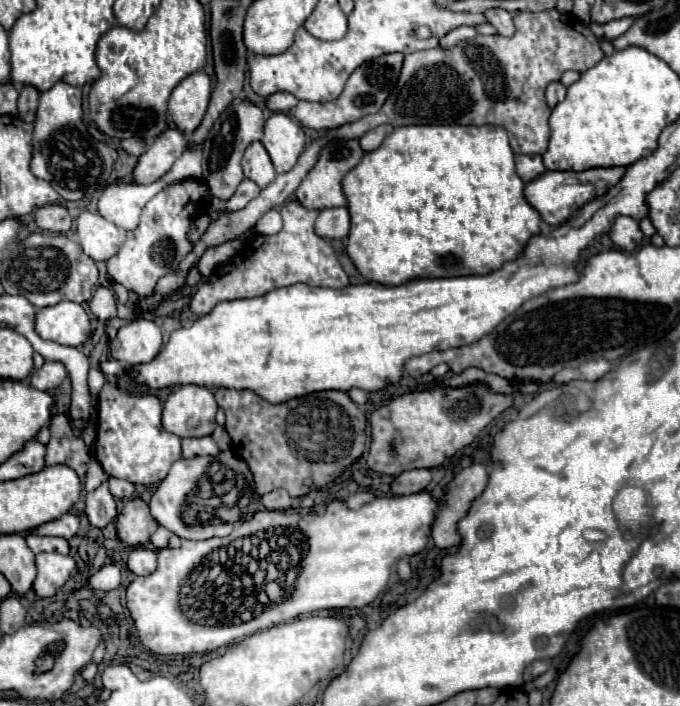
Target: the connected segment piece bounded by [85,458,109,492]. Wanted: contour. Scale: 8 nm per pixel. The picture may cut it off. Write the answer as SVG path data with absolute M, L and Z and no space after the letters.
M91 458L89 470L87 470L87 478L85 478L85 490L91 492L91 490L95 490L99 484L103 484L107 480L109 480L109 476L103 472L101 464L95 458Z

